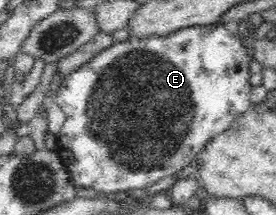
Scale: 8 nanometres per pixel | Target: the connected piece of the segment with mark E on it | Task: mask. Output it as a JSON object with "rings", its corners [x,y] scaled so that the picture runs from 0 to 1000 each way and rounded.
{"rings":[[[808,107],[710,116],[681,130],[638,140],[601,163],[536,163],[522,172],[467,172],[457,191],[420,195],[406,223],[362,237],[312,298],[283,312],[257,344],[225,363],[225,381],[203,428],[199,474],[225,502],[239,535],[239,558],[217,600],[217,633],[203,660],[196,702],[217,726],[228,767],[250,800],[250,823],[275,874],[312,874],[341,884],[355,902],[442,902],[442,893],[478,893],[529,874],[598,819],[630,819],[681,763],[710,753],[717,726],[746,698],[754,670],[819,614],[851,567],[855,549],[877,540],[917,474],[909,470],[909,409],[902,326],[906,284],[888,219],[877,209],[873,163],[830,153]]]}

